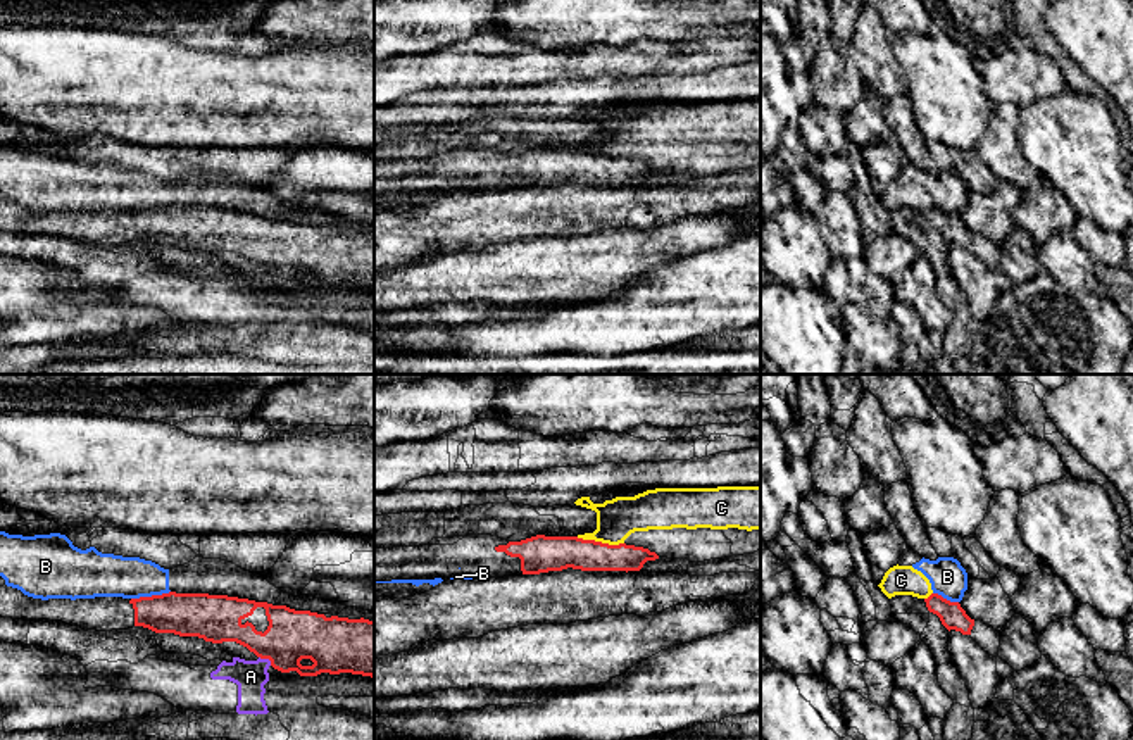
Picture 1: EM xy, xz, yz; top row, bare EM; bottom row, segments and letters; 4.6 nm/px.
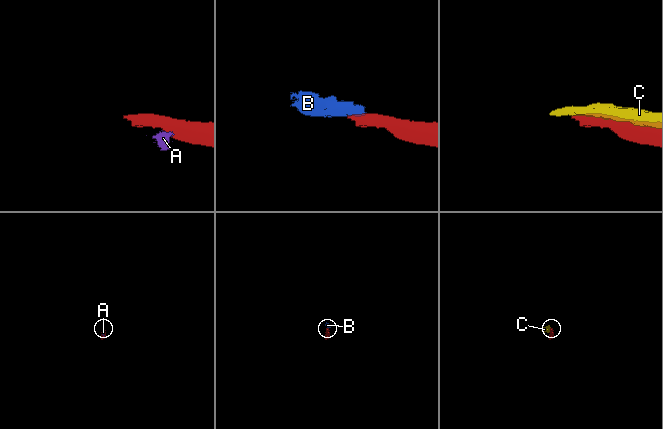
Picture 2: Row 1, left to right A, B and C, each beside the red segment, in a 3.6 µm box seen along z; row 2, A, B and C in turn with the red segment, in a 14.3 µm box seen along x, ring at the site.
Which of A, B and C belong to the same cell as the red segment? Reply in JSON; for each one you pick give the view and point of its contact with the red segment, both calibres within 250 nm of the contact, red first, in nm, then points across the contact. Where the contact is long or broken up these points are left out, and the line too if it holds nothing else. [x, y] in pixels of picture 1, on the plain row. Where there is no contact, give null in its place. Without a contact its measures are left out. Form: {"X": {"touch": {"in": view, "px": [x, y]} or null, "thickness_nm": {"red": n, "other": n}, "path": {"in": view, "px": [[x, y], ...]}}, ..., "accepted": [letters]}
{"accepted": []}

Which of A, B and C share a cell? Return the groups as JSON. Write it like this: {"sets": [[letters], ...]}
{"sets": [["A"], ["B", "C"]]}

